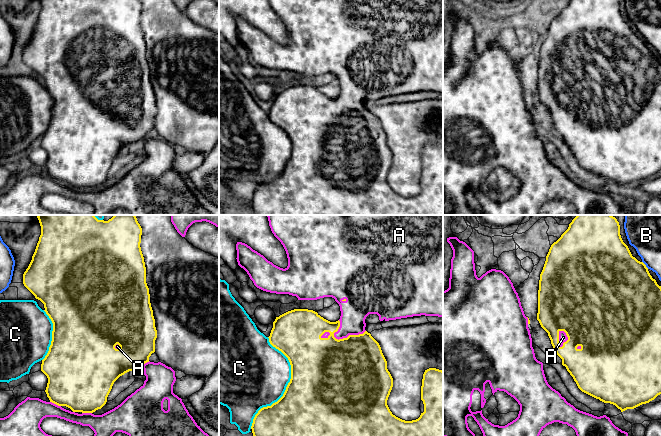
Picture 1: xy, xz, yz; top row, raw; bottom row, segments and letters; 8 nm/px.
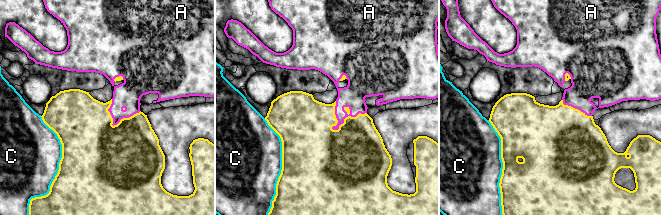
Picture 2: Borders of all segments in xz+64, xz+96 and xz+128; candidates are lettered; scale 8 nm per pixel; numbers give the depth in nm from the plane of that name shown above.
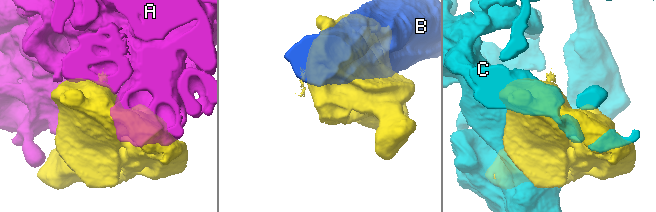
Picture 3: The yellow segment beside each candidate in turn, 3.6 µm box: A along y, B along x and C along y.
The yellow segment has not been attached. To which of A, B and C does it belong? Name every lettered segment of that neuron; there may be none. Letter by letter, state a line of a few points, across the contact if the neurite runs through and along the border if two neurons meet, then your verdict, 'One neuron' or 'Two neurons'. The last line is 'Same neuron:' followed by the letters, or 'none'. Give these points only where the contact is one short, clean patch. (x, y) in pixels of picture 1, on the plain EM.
A: One neuron
B: Two neurons
C: Two neurons
Same neuron: A

